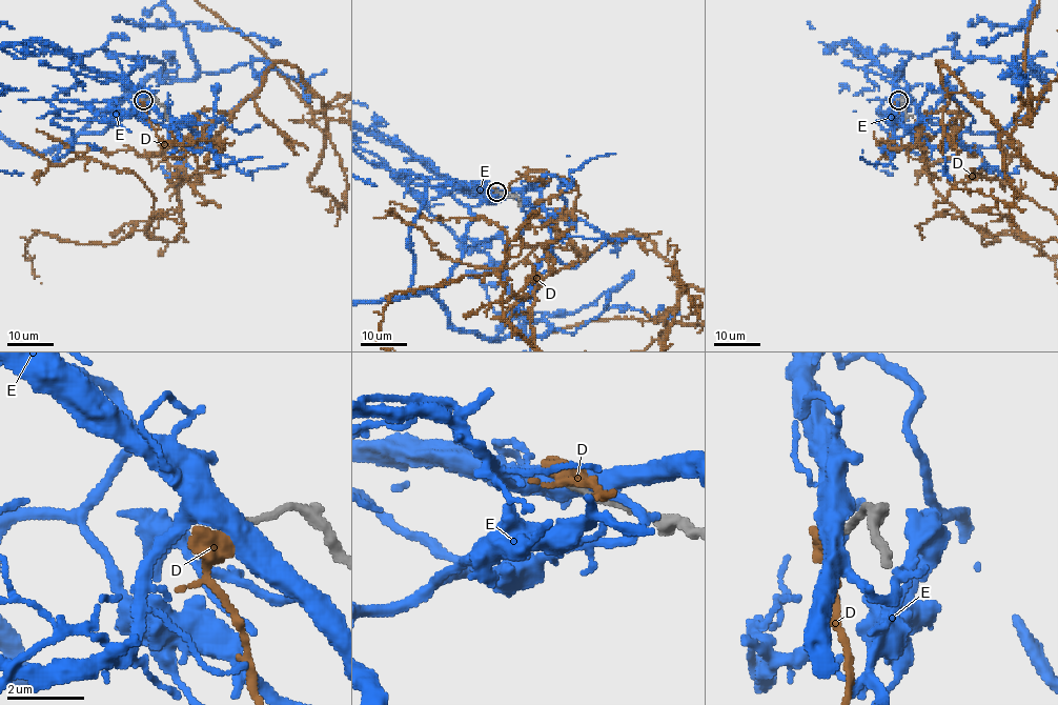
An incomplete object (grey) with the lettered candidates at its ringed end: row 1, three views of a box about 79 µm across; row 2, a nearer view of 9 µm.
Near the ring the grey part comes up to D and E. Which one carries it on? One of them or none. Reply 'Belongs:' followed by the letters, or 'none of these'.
Belongs: none of these

